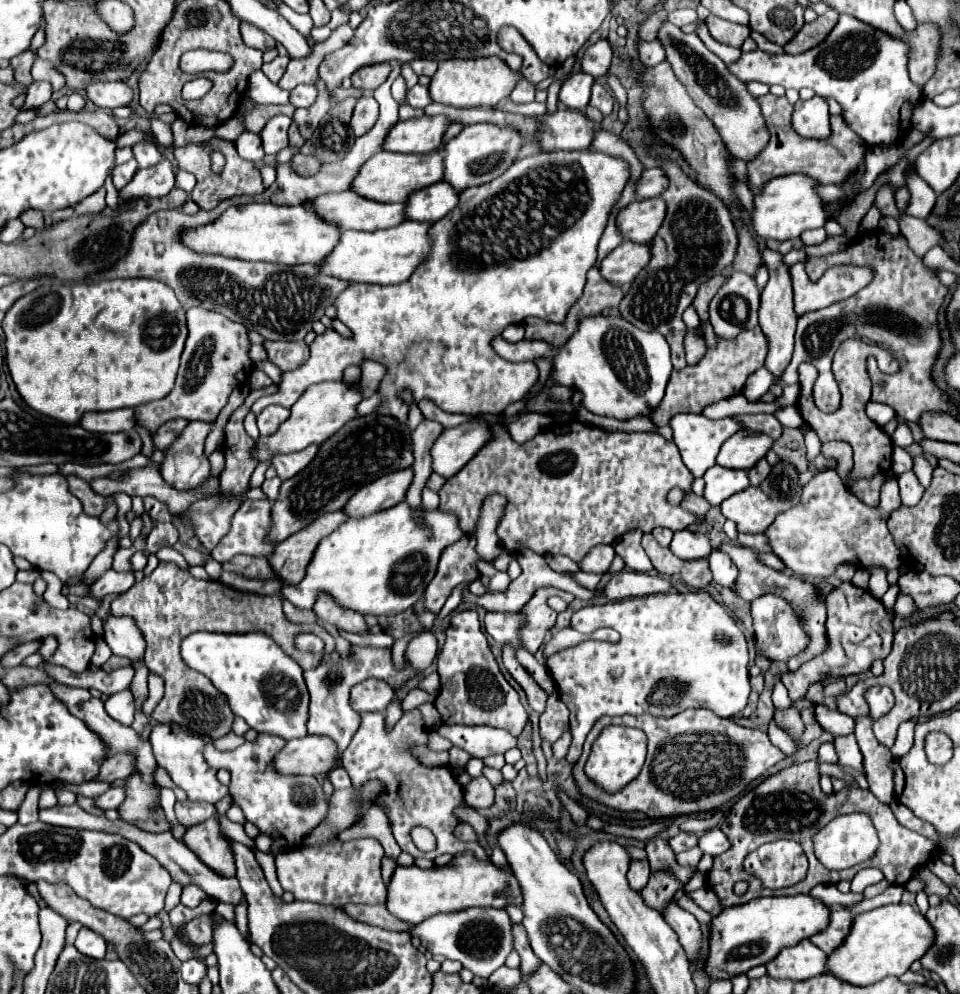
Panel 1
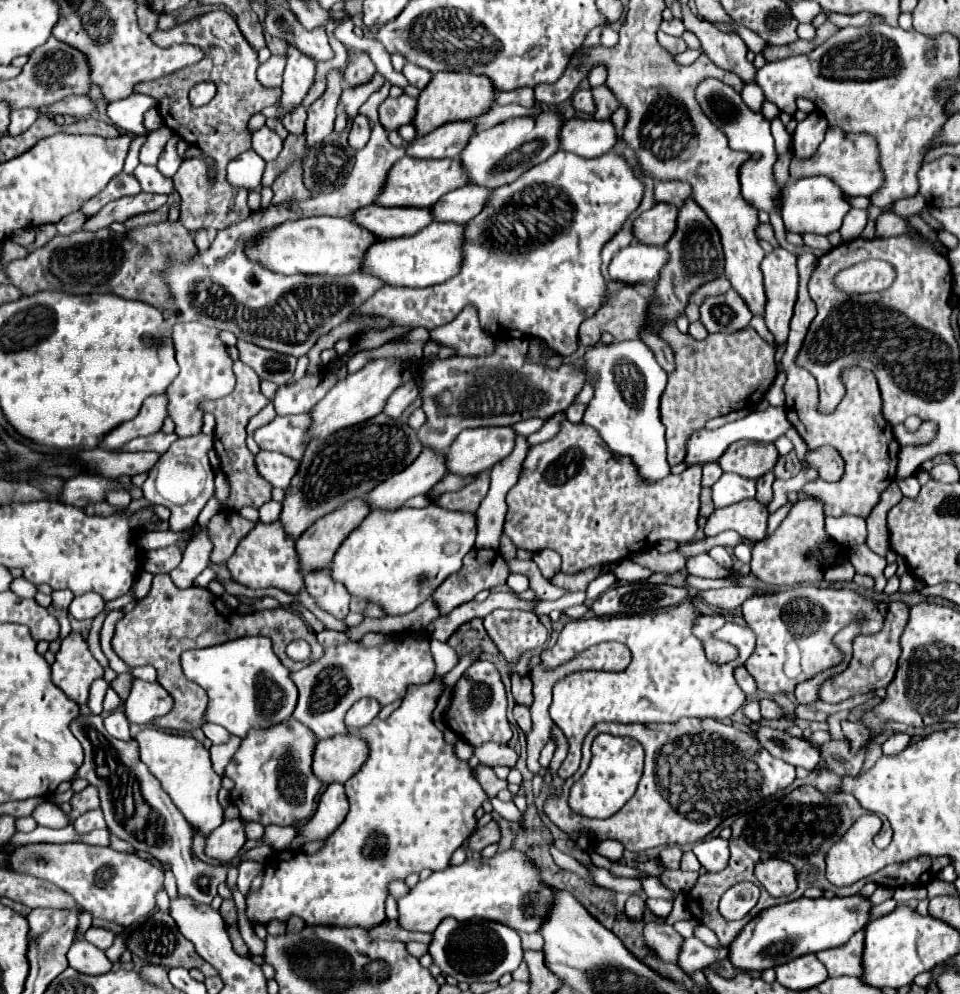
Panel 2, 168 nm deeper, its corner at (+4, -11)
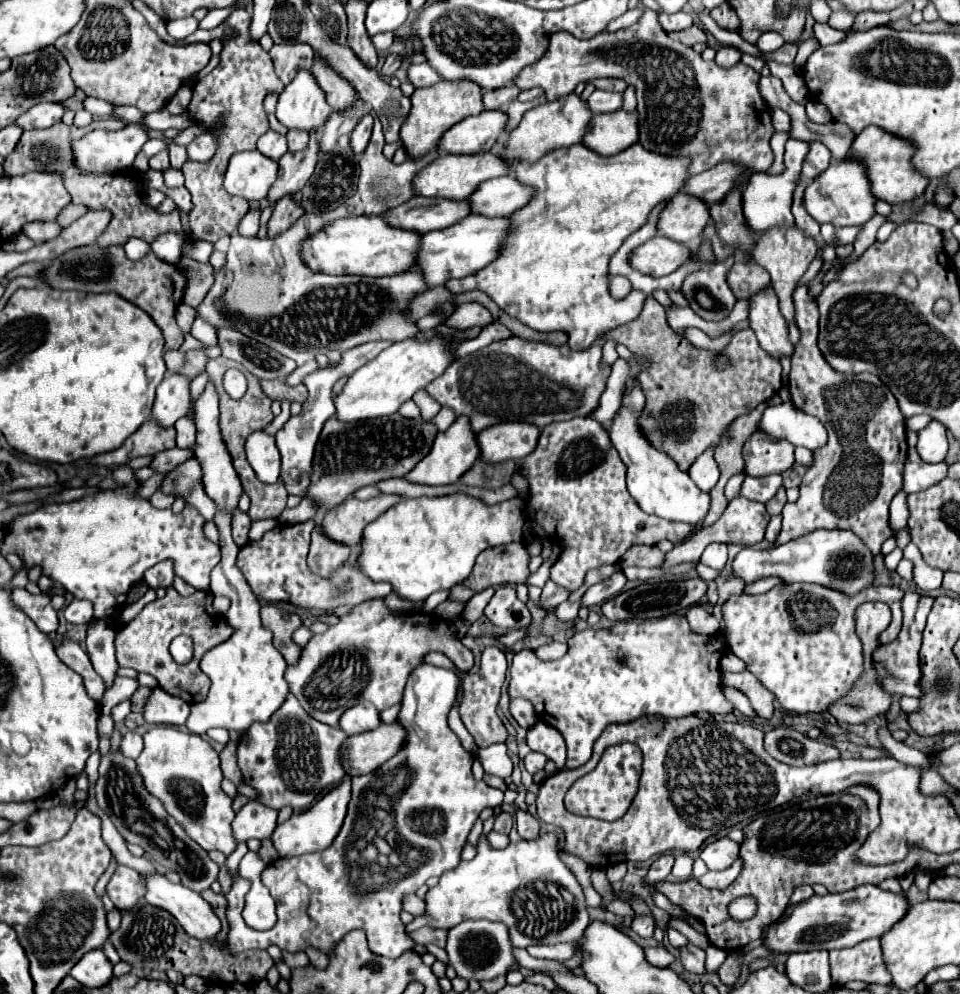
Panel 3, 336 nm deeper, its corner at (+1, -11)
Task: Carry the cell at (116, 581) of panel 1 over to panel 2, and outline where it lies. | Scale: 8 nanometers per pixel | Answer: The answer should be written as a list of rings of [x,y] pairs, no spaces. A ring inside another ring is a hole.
[[[86,592],[82,596],[74,596],[72,604],[68,606],[68,612],[76,618],[76,620],[86,620],[86,618],[94,618],[98,612],[102,612],[106,606],[104,598],[96,592]]]

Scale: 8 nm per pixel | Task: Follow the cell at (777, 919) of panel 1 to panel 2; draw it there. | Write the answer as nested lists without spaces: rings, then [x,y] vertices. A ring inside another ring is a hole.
[[[802,896],[798,900],[772,906],[768,910],[762,910],[744,926],[744,930],[728,946],[728,958],[740,970],[762,972],[766,968],[776,968],[810,952],[816,954],[820,950],[842,946],[854,932],[862,930],[864,924],[870,922],[868,918],[870,908],[872,906],[862,896],[832,898],[832,900],[828,898],[810,900]],[[808,948],[820,948],[820,950],[808,950]]]

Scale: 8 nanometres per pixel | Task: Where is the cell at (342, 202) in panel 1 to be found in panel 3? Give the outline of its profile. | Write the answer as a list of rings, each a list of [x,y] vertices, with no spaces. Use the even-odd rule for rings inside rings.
[[[415,196],[407,204],[383,214],[383,218],[397,228],[431,232],[449,228],[455,222],[471,214],[469,200],[447,200],[447,198],[425,198]]]

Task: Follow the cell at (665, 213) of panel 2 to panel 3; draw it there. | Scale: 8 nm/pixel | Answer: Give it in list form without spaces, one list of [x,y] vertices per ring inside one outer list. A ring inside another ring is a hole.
[[[679,192],[659,216],[659,232],[671,240],[687,244],[691,250],[697,248],[703,230],[709,224],[709,206],[687,192]]]

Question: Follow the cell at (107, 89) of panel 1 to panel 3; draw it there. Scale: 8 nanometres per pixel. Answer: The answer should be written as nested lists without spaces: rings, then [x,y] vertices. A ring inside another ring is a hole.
[[[43,102],[31,106],[25,114],[21,114],[15,124],[21,130],[37,130],[37,128],[49,128],[51,124],[59,122],[65,108],[61,102]]]

